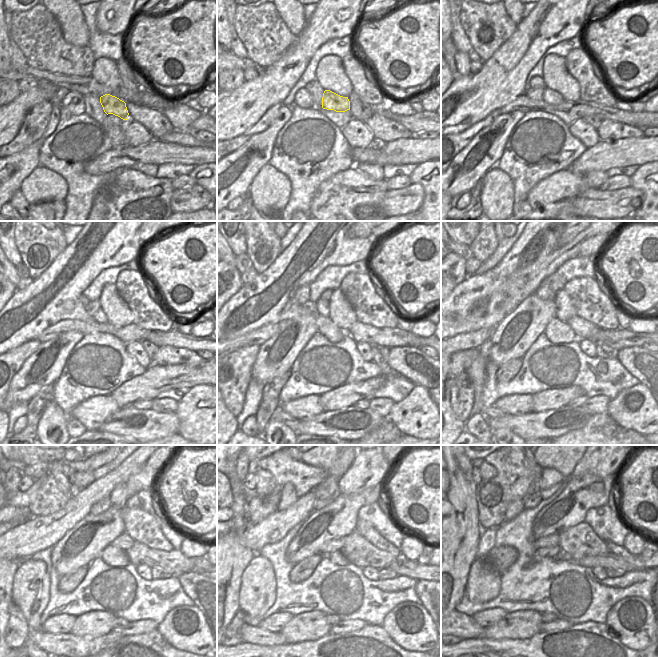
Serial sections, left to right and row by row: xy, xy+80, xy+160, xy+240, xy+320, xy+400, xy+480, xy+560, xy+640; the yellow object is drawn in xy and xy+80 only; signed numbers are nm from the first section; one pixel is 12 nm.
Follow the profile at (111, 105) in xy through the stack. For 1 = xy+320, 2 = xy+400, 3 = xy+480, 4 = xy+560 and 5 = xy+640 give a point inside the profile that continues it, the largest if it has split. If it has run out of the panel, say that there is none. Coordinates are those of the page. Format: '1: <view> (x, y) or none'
1: xy+320 (323, 308)
2: xy+400 (544, 292)
3: xy+480 (103, 505)
4: xy+560 (327, 492)
5: xy+640 (552, 480)

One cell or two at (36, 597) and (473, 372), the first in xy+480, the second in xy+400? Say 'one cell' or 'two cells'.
one cell

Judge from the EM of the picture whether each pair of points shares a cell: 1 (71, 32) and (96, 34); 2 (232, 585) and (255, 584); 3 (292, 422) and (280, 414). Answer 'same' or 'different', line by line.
1: different
2: different
3: same

